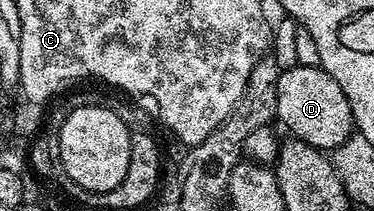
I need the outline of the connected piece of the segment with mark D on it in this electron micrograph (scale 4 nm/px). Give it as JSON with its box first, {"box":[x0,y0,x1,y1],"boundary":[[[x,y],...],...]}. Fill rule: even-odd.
{"box":[276,66,354,151],"boundary":[[[300,66],[285,68],[276,89],[277,99],[277,120],[281,121],[288,127],[288,132],[293,138],[298,138],[308,145],[312,145],[318,150],[333,151],[339,147],[344,140],[353,134],[354,126],[351,117],[351,106],[348,105],[348,99],[340,85],[321,67]]]}

